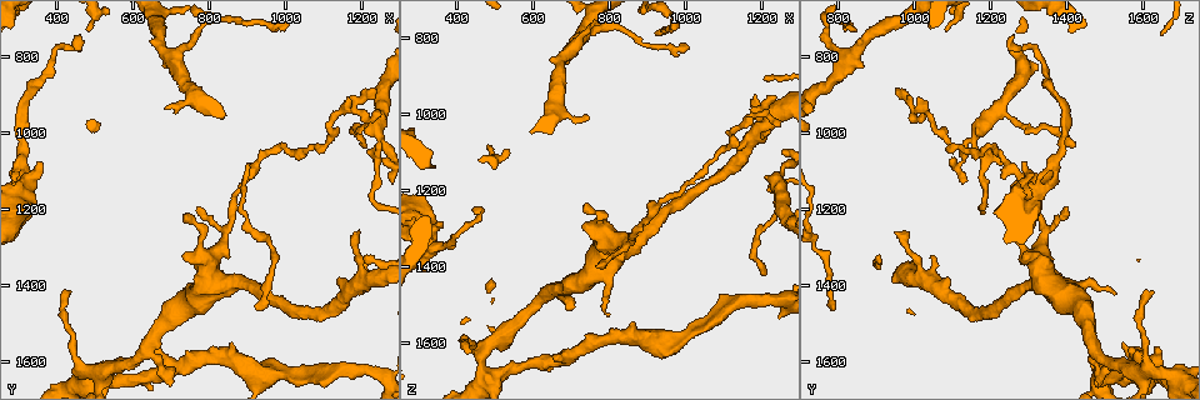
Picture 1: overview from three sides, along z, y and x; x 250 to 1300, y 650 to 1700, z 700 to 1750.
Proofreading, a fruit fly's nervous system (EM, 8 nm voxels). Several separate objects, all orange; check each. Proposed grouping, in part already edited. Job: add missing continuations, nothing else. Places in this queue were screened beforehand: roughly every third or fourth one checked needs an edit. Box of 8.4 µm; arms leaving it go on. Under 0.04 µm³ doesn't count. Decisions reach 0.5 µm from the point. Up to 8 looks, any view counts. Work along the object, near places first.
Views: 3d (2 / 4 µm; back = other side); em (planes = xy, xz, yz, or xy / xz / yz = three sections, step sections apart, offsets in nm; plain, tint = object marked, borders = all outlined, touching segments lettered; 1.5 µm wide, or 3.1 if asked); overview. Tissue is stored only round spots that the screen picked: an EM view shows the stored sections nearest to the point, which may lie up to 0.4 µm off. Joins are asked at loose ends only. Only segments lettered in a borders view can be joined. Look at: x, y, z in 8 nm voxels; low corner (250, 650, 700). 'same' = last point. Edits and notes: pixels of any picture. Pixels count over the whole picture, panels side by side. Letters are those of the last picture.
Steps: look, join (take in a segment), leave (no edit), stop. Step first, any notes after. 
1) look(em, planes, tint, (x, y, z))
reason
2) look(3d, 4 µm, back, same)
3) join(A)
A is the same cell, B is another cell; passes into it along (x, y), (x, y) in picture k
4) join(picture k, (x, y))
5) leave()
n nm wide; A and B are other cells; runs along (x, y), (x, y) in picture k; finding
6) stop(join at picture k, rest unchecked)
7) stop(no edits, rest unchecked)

look(3d, 2 µm, back, (1200, 1035, 1420))
thin end

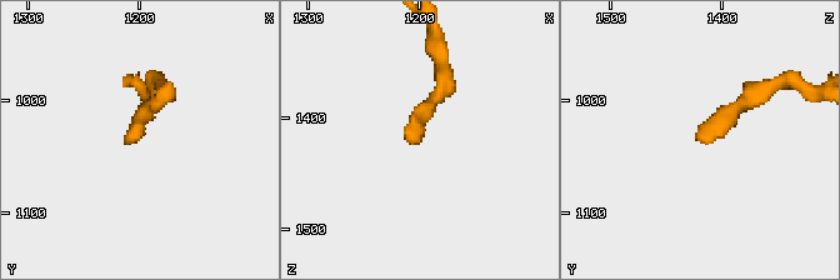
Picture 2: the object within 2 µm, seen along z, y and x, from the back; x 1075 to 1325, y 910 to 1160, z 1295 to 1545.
look(em, xy, step 4, tint, (1202, 1032, 1422))

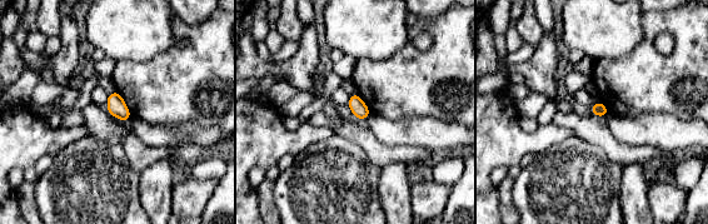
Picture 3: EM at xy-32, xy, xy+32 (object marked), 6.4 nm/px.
look(em, planes, borders, same)

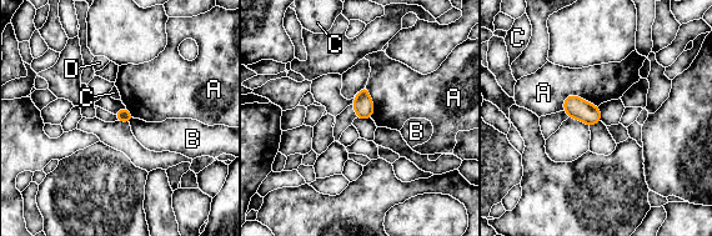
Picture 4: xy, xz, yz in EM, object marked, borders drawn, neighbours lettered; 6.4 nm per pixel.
leave()
A, B, C and D are other cells; border along (133, 118), (129, 122) in picture 4; no lettered segment goes on from it

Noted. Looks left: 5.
look(em, planes, borders, (450, 745, 1265))

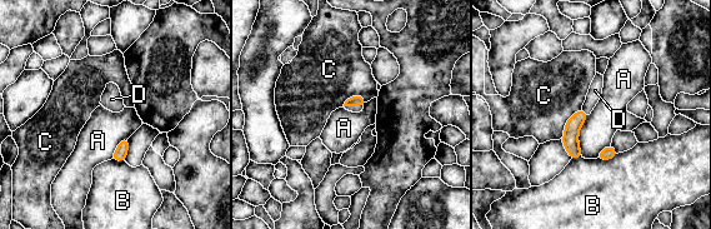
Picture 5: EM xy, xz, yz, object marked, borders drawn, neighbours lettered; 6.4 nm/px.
join(D)
70 nm wide; D is the same cell, A, B and C are other cells; it goes on there

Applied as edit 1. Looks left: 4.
look(em, planes, borders, (355, 1085, 1285))
an open end

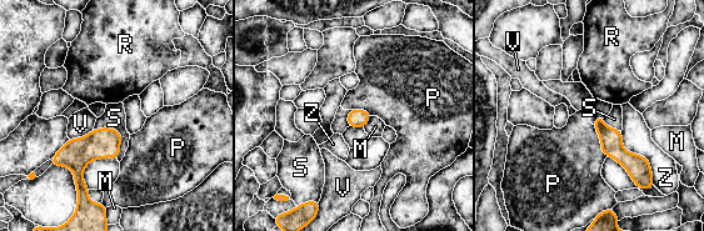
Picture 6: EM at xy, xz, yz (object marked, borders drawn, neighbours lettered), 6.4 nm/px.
leave()
M, P, R, S, V and Z are other cells; runs along (599, 120), (634, 175) in picture 6; no lettered segment goes on from it

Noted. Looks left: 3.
stop(join at picture 5, rest unchecked)

